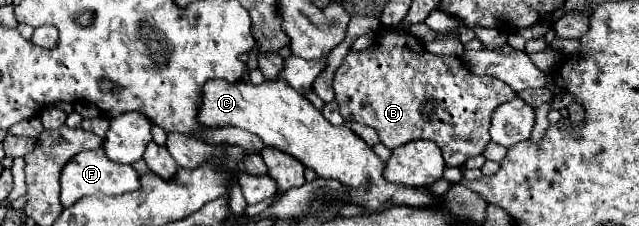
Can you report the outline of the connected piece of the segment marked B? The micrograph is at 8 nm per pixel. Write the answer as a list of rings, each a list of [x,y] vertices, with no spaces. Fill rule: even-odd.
[[[381,29],[377,41],[369,49],[361,53],[349,51],[343,65],[335,73],[333,89],[335,99],[339,103],[339,111],[345,121],[371,125],[377,131],[381,143],[389,149],[401,147],[409,141],[429,139],[439,145],[445,163],[451,167],[461,167],[467,159],[485,151],[489,143],[491,113],[499,105],[517,97],[517,93],[509,85],[503,85],[503,81],[467,73],[459,57],[433,55],[411,33],[395,33],[393,29]]]

